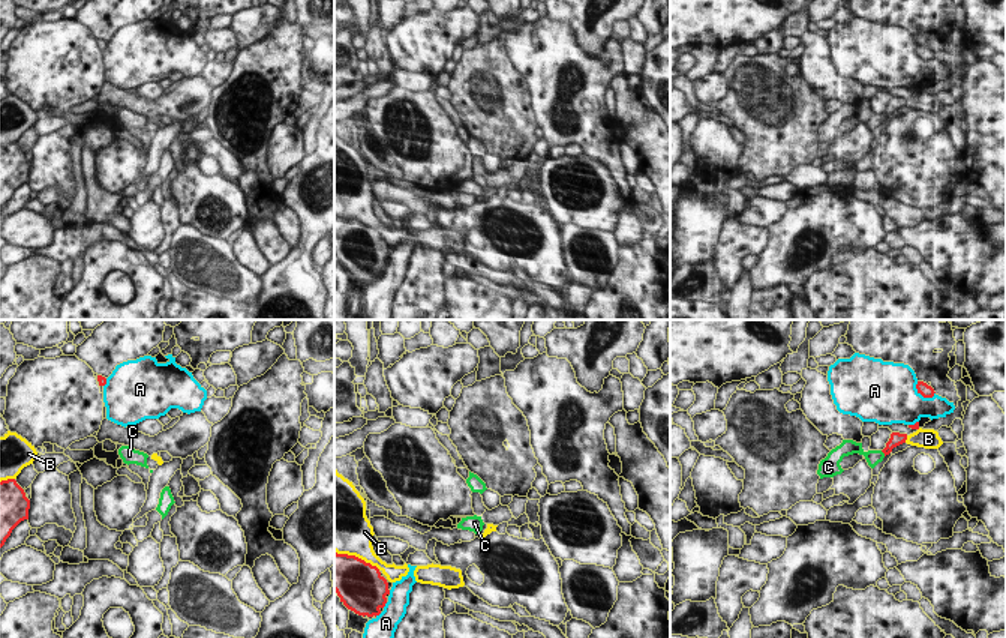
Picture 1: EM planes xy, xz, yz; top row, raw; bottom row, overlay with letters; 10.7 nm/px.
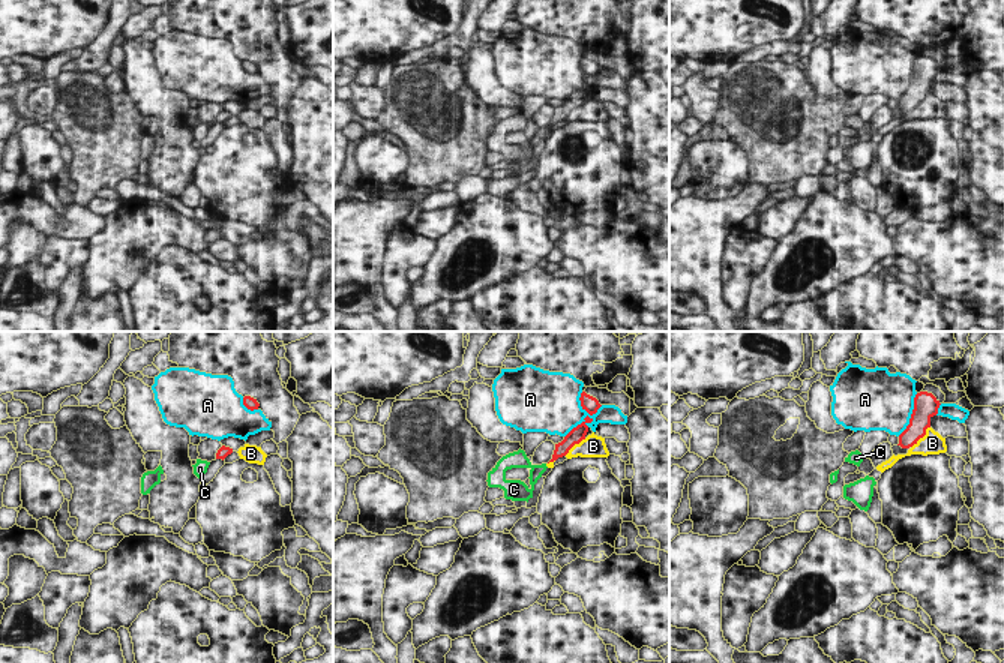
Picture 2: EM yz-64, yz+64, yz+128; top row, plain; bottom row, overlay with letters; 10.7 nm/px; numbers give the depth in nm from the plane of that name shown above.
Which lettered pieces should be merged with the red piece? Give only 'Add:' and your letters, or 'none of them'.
Add: C

